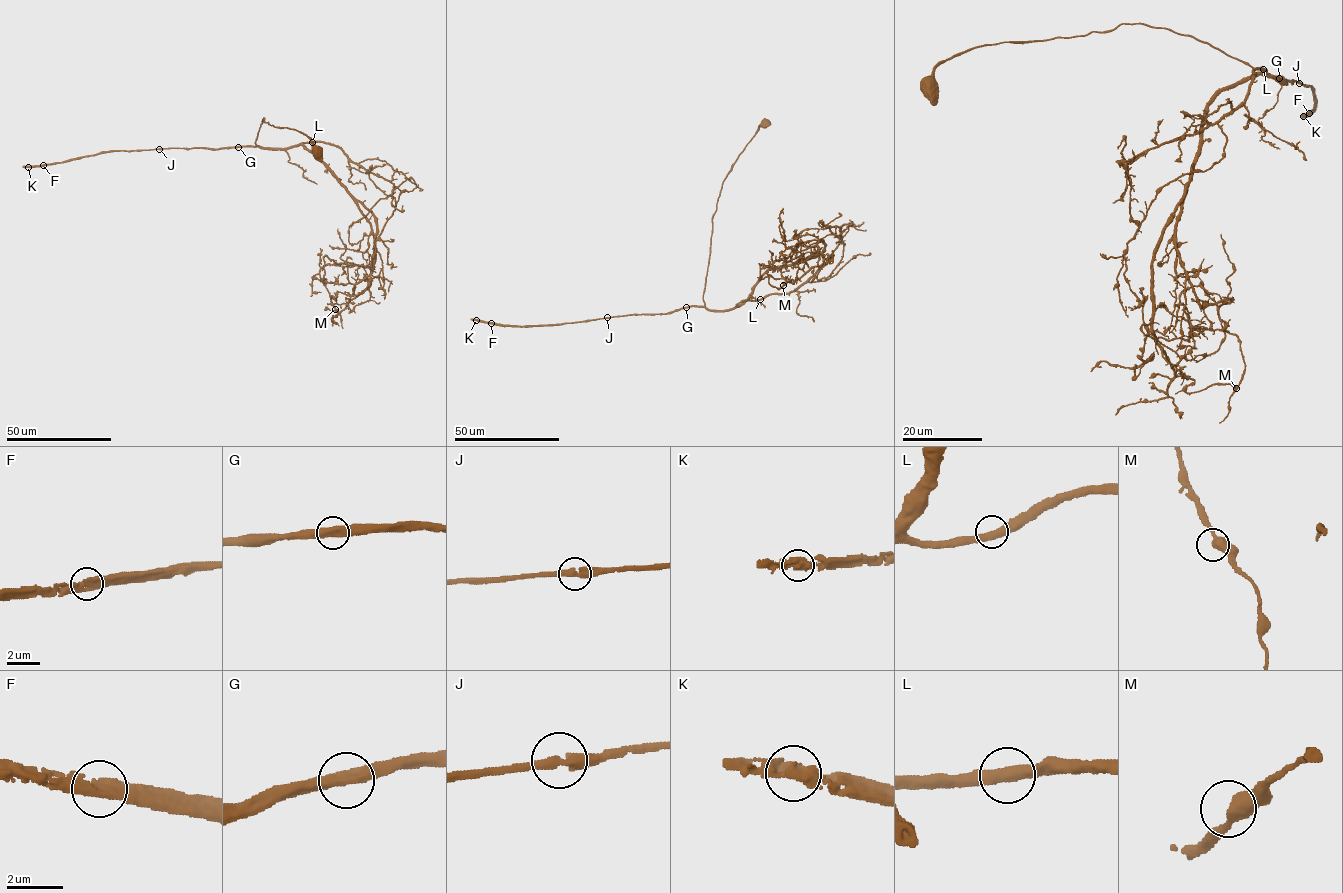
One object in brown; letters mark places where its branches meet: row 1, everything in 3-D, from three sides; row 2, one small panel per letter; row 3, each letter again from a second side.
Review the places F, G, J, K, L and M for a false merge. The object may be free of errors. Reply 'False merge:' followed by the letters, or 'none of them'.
False merge: none of them

